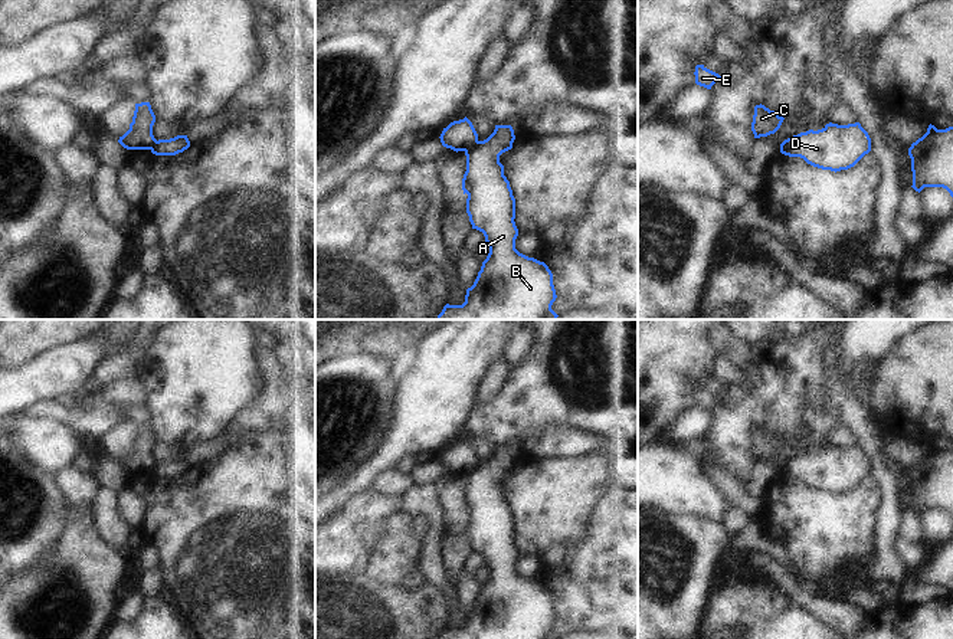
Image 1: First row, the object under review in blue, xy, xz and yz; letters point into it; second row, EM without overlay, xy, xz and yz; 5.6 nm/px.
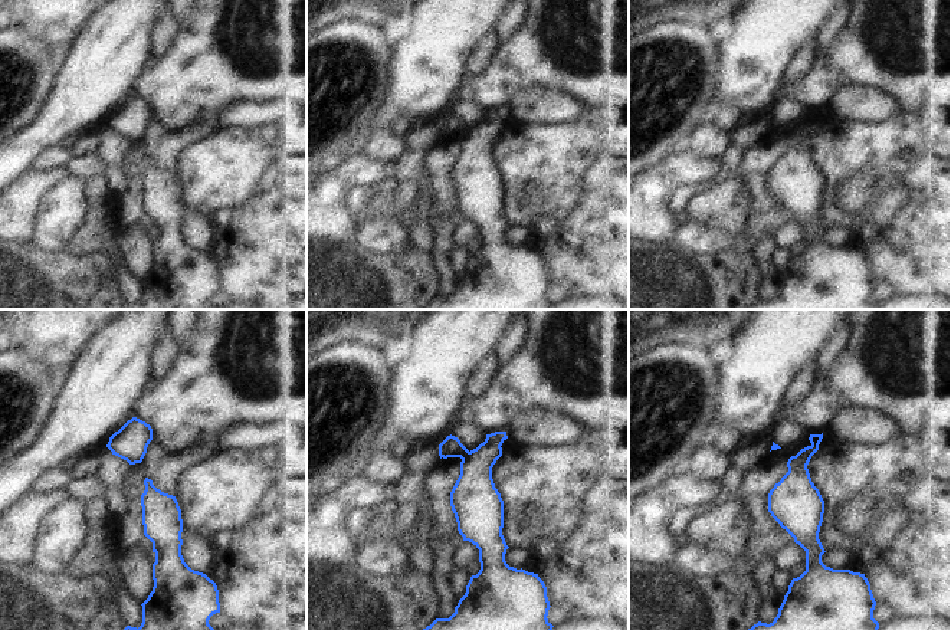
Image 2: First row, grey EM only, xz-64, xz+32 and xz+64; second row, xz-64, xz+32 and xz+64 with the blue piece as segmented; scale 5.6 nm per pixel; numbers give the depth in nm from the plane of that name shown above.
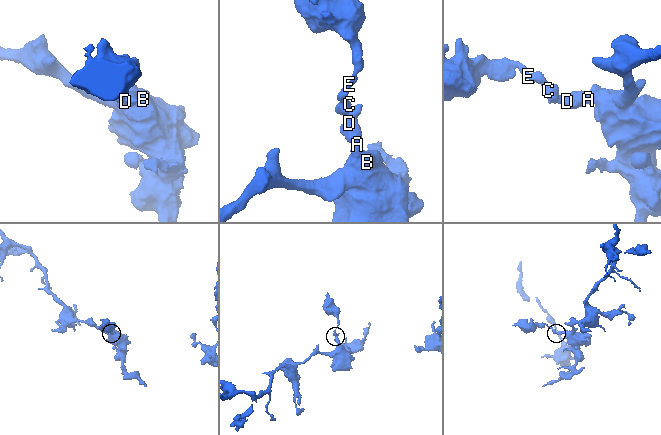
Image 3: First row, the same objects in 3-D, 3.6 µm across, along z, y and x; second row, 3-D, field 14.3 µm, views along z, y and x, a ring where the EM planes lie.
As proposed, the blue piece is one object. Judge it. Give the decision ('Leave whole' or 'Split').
Split.

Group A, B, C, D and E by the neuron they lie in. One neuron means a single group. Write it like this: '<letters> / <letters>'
A B D / C E

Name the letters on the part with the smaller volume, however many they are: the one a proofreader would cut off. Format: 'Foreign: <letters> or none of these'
Foreign: C, E

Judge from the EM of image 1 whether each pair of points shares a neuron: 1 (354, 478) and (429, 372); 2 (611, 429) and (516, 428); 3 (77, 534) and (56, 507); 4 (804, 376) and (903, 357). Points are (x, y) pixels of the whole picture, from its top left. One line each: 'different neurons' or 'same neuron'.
1: same neuron
2: same neuron
3: different neurons
4: different neurons

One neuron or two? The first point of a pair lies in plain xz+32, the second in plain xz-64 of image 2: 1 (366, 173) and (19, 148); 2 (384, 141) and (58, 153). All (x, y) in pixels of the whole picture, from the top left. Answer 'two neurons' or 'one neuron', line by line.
1: two neurons
2: one neuron

